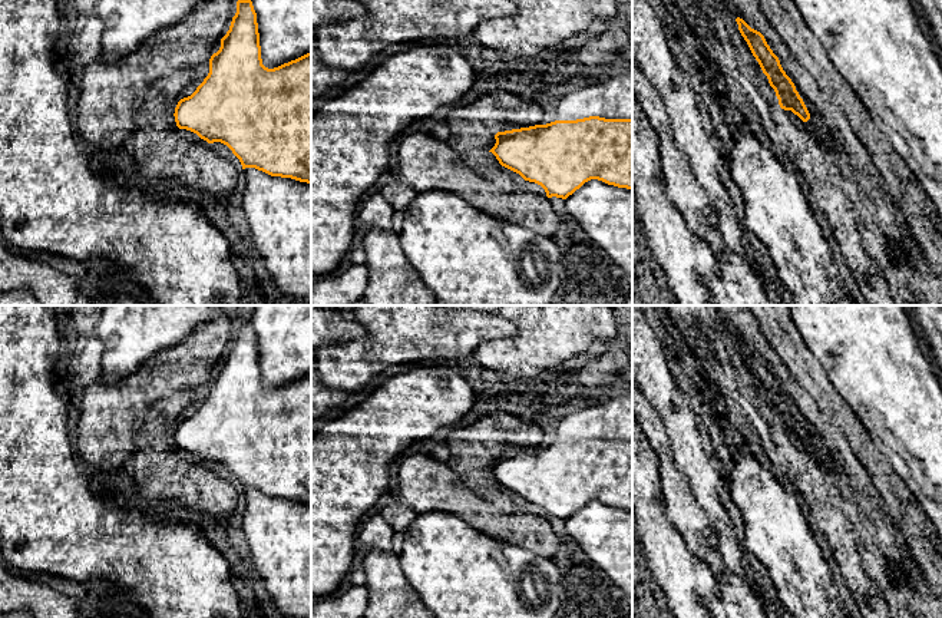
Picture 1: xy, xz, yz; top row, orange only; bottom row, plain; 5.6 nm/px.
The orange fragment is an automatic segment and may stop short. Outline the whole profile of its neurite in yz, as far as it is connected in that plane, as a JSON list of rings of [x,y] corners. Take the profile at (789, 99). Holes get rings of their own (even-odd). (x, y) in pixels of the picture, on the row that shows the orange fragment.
[[[737,17],[736,22],[753,56],[758,62],[763,73],[767,76],[770,86],[774,89],[780,108],[791,110],[803,122],[807,122],[810,119],[810,113],[796,90],[794,83],[783,70],[779,57],[767,44],[764,36],[751,29],[743,19]]]

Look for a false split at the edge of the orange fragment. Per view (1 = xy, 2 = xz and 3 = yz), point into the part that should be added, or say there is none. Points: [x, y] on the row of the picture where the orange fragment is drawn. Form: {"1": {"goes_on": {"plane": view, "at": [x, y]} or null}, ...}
{"1": {"goes_on": null}, "2": {"goes_on": null}, "3": {"goes_on": null}}

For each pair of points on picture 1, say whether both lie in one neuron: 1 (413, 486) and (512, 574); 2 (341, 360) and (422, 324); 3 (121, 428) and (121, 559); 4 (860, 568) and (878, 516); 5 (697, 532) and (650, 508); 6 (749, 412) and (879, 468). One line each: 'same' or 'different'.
1: different
2: same
3: different
4: same
5: different
6: different

